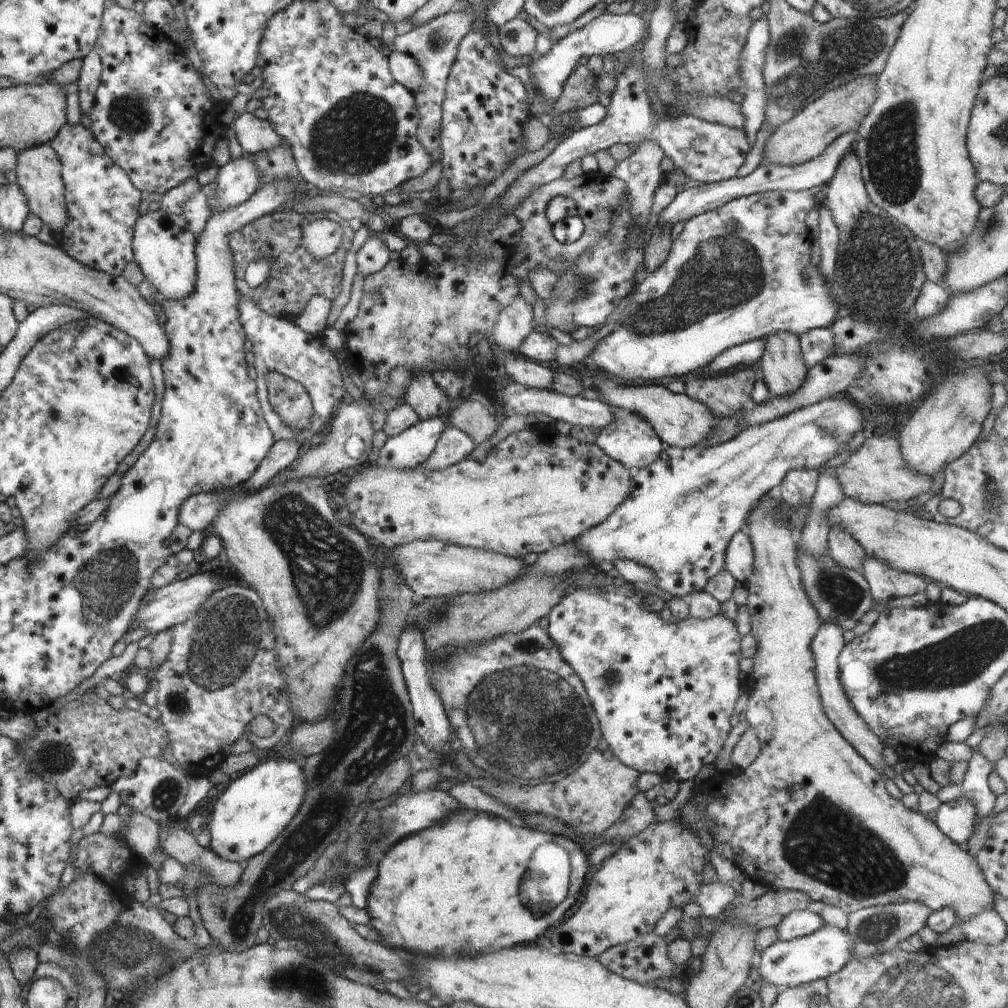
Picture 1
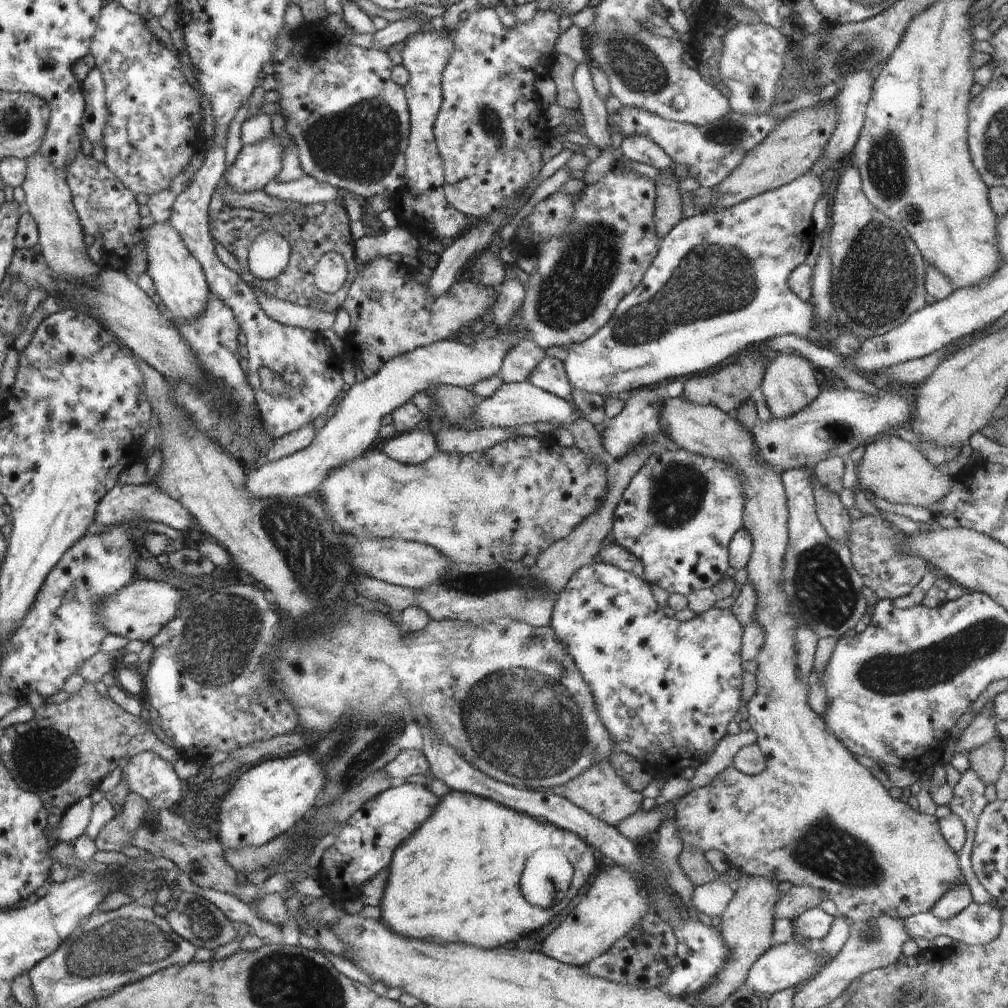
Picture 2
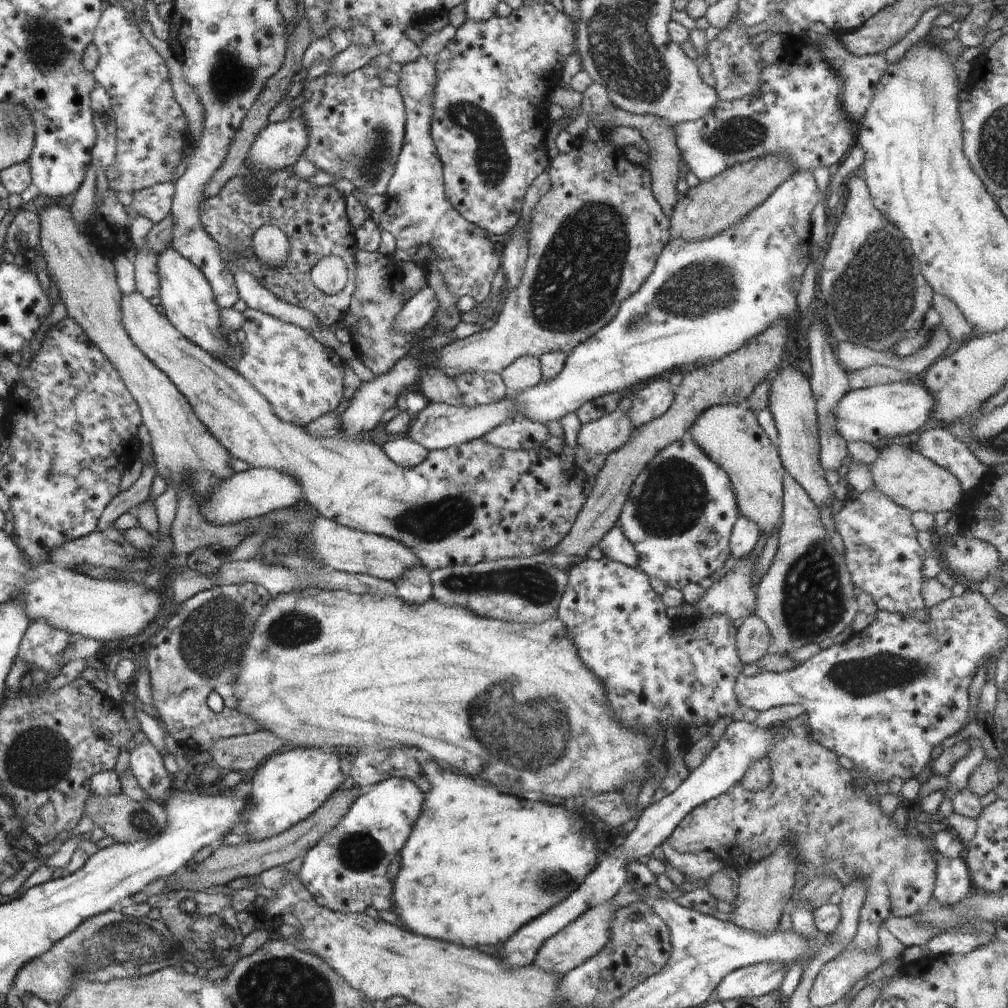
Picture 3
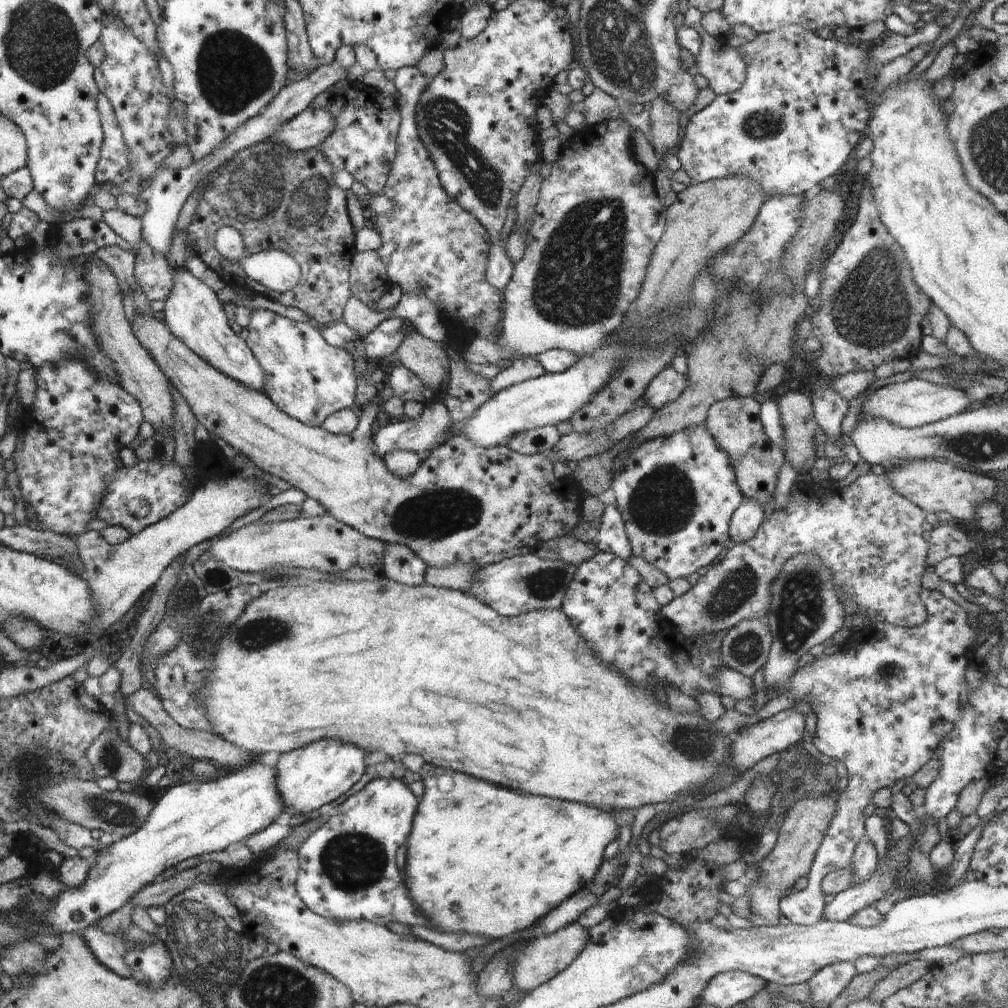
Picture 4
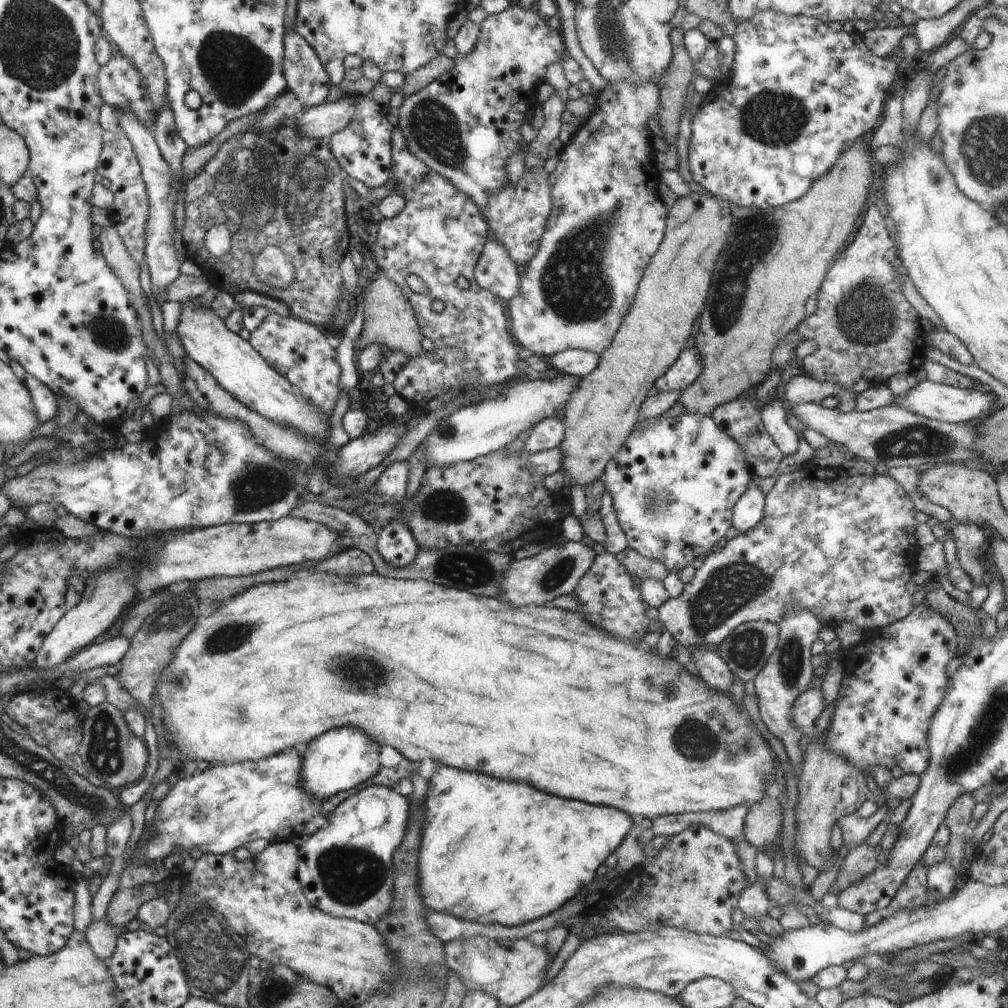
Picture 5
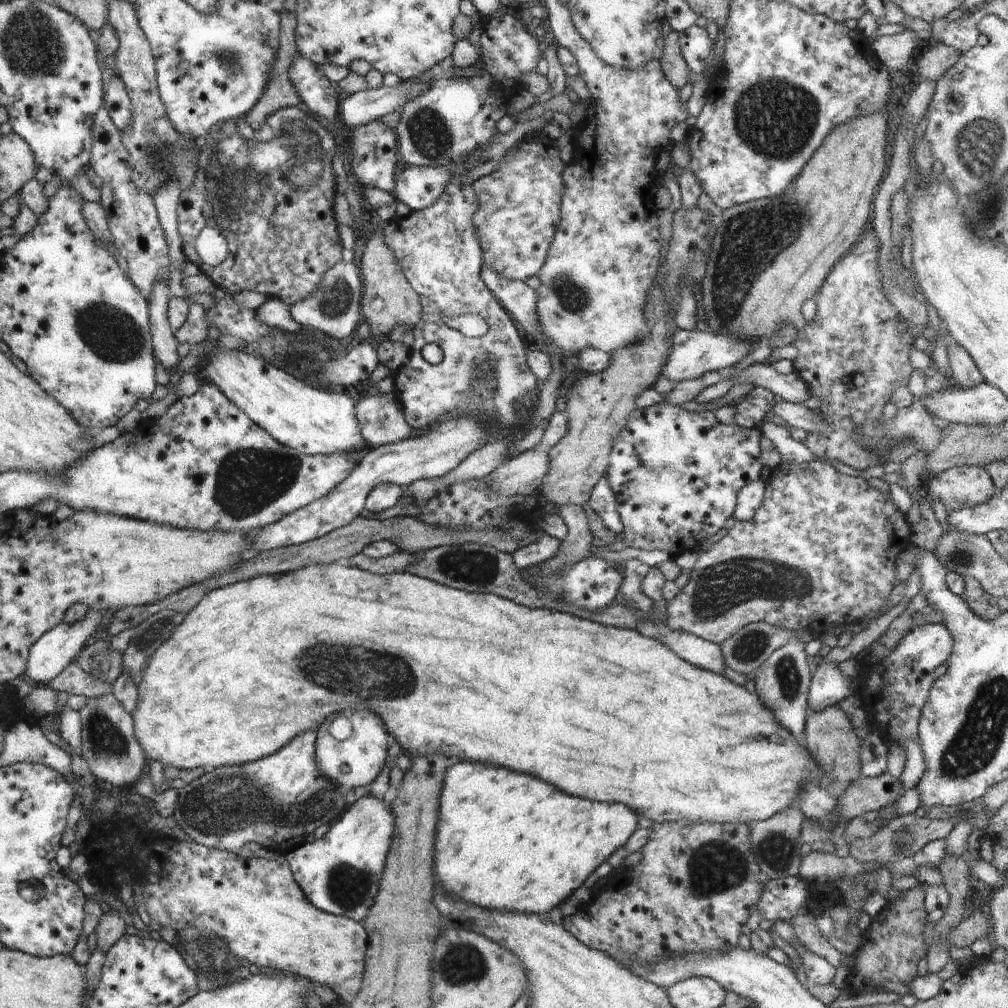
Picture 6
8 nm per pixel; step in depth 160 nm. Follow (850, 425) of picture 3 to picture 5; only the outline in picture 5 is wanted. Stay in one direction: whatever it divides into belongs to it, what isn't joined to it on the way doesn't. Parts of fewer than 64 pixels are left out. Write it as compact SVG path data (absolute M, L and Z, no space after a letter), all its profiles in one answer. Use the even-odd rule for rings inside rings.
M927 379L921 380L904 396L894 397L894 403L908 408L910 412L916 412L925 418L934 419L946 423L966 424L971 420L986 414L994 405L997 397L991 397L989 393L984 394L980 390L973 388L956 388L941 383L932 383Z

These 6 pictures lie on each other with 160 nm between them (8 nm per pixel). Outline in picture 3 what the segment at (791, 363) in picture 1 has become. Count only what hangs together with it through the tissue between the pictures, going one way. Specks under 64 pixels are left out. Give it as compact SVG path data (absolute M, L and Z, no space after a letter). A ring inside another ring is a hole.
M788 365L772 379L769 390L768 410L772 413L779 436L779 457L785 472L791 474L809 494L818 507L828 506L834 497L825 477L825 468L819 459L819 428L815 398L809 378L798 368Z

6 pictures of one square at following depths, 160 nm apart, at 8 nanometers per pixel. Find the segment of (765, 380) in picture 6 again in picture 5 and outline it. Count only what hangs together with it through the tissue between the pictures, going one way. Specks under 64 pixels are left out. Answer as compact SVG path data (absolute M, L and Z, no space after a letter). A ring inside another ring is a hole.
M794 376L784 384L785 402L787 404L815 403L820 402L829 396L836 397L840 392L838 384L830 382L818 382L806 376Z

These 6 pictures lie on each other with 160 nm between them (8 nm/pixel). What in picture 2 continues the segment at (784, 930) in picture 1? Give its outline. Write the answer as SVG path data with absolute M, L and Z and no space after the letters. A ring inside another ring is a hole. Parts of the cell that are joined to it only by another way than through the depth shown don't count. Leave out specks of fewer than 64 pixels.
M818 907L802 911L792 920L795 936L813 941L821 940L828 934L834 919Z

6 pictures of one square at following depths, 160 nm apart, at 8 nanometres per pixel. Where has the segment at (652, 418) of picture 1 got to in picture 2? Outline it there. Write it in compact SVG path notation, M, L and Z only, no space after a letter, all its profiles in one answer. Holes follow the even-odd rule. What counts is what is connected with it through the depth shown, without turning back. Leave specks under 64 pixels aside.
M668 397L664 399L659 413L660 422L663 423L665 434L676 442L680 448L697 455L720 459L722 462L730 464L730 467L736 469L743 478L743 482L741 483L744 487L745 496L743 527L750 533L753 540L753 551L745 569L747 570L748 581L754 585L757 594L754 620L763 628L765 634L761 651L757 656L759 668L755 674L757 678L757 690L755 695L748 702L744 703L743 709L746 711L745 717L748 720L748 724L750 724L750 728L757 736L756 743L760 747L760 750L764 752L766 759L764 770L757 775L747 775L730 766L718 774L718 776L715 776L715 779L711 783L700 788L690 789L681 799L678 799L674 808L674 817L679 835L683 840L683 846L696 847L697 850L704 852L712 848L724 852L729 866L738 866L738 870L742 876L768 877L778 882L778 884L780 882L792 882L796 886L808 885L809 887L814 887L821 892L823 899L832 900L836 904L838 914L845 917L848 921L862 922L883 914L905 919L916 913L930 911L936 904L936 901L940 900L946 891L961 883L965 884L964 875L959 867L959 855L954 853L948 846L948 843L944 841L939 829L939 820L934 815L921 813L918 809L911 808L908 803L892 798L889 790L870 773L869 768L864 767L864 765L858 762L856 755L850 752L836 738L836 735L833 735L832 731L829 731L825 720L819 714L816 714L808 704L810 684L814 674L813 664L819 636L808 625L797 623L795 616L789 611L789 600L782 588L784 557L789 547L789 532L787 527L789 512L787 509L787 496L780 473L776 473L775 469L770 469L765 464L765 461L759 458L759 452L751 438L750 431L746 431L739 424L735 413L725 413L714 405L693 403L680 397Z

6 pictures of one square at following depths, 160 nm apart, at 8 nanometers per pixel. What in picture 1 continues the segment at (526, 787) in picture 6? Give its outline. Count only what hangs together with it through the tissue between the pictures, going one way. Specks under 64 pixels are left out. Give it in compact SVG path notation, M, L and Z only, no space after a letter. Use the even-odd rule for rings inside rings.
M460 807L441 823L398 840L380 856L376 864L378 876L368 895L366 908L370 916L368 925L374 928L382 944L421 956L438 956L440 952L452 950L462 952L464 955L477 955L496 952L522 943L534 943L537 938L559 924L572 905L578 902L589 866L588 854L572 839L552 832L515 825L496 815ZM549 842L561 846L568 853L571 862L566 898L552 908L548 902L528 903L527 898L520 892L520 882L532 860L532 853L537 846ZM462 908L464 910L470 908L470 914L476 914L474 922L478 922L478 928L468 928L468 916L462 920Z

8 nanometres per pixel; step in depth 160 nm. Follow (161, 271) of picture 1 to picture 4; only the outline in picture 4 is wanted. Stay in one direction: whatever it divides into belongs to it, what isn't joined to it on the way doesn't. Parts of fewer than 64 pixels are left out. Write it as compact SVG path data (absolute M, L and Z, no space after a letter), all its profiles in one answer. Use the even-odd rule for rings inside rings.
M174 269L173 287L169 297L165 300L164 316L168 328L188 348L199 357L203 357L214 368L243 385L257 391L265 392L267 378L262 366L255 359L248 344L237 336L226 318L223 303L218 299L216 292L203 280L197 279L187 269Z

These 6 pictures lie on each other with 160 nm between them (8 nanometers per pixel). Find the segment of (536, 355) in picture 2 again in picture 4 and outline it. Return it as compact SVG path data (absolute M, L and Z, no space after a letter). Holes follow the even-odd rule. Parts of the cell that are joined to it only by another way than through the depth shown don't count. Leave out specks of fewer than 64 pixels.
M520 357L493 377L491 391L497 393L509 386L542 376L544 373L544 368L534 357Z

